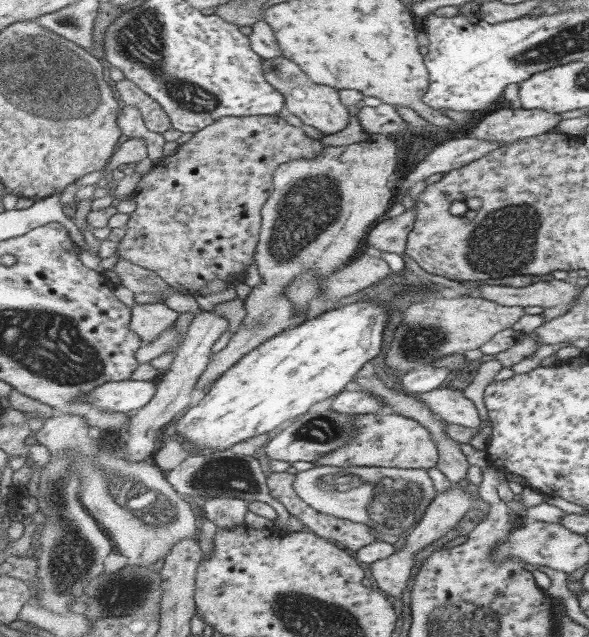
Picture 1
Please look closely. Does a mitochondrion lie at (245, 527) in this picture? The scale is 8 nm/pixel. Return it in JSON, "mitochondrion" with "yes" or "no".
{"mitochondrion":"no"}

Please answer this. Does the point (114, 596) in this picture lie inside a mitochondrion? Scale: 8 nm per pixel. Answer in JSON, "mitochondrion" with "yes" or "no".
{"mitochondrion":"yes"}

